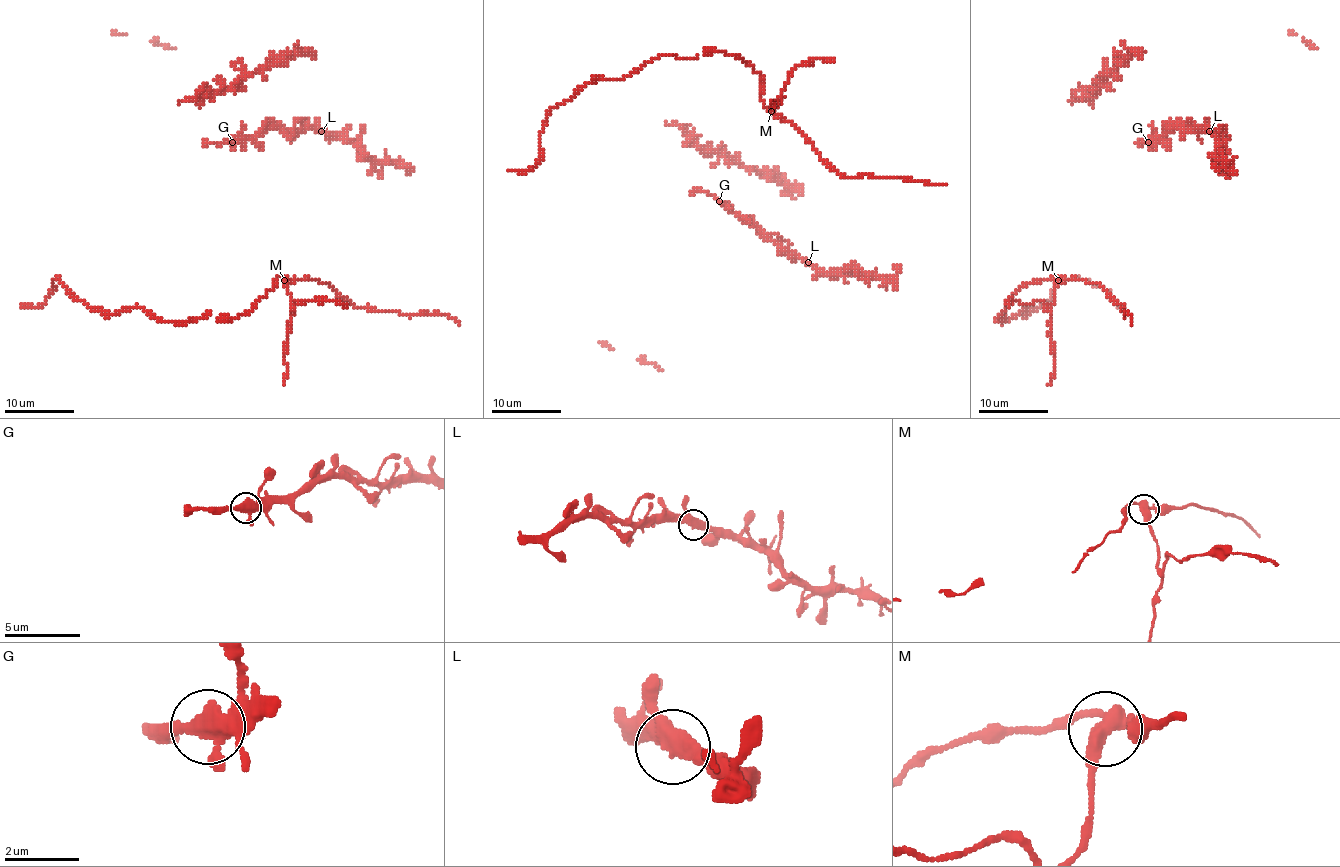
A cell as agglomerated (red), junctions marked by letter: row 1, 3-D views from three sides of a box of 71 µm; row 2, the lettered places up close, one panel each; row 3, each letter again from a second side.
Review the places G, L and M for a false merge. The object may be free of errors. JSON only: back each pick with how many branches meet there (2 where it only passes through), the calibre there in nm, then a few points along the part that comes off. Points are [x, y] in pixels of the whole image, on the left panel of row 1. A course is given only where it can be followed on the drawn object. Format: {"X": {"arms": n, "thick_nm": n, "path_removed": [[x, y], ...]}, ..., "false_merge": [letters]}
{"M": {"arms": 3, "thick_nm": 360, "path_removed": [[285, 280], [292, 307], [295, 301], [300, 305], [327, 300], [346, 307]]}, "false_merge": ["M"]}

